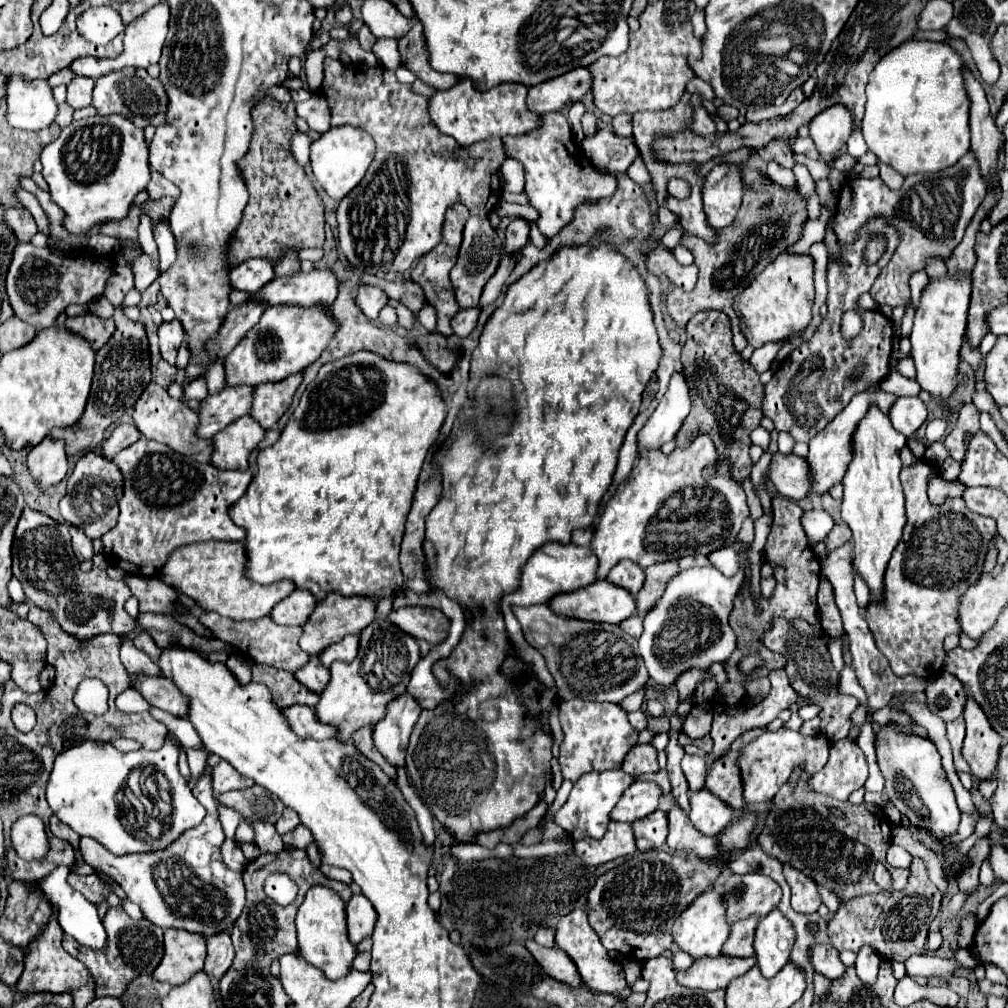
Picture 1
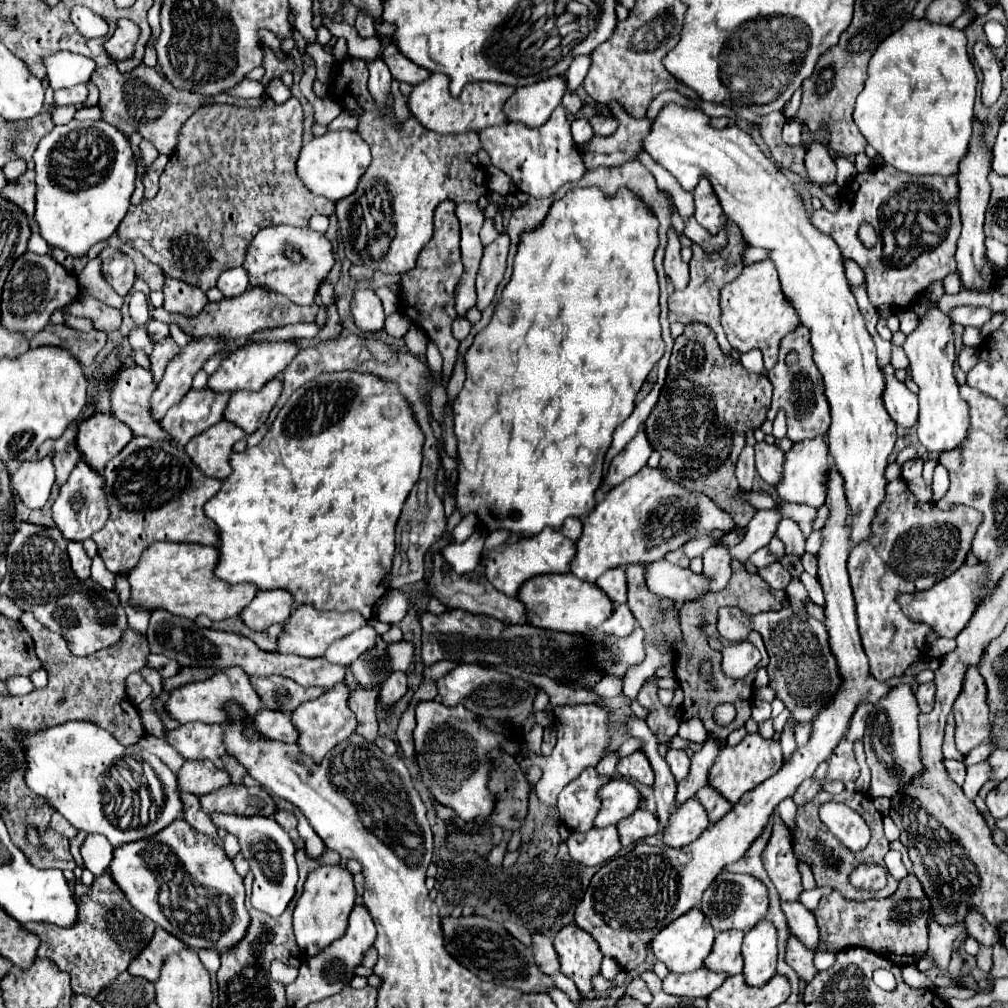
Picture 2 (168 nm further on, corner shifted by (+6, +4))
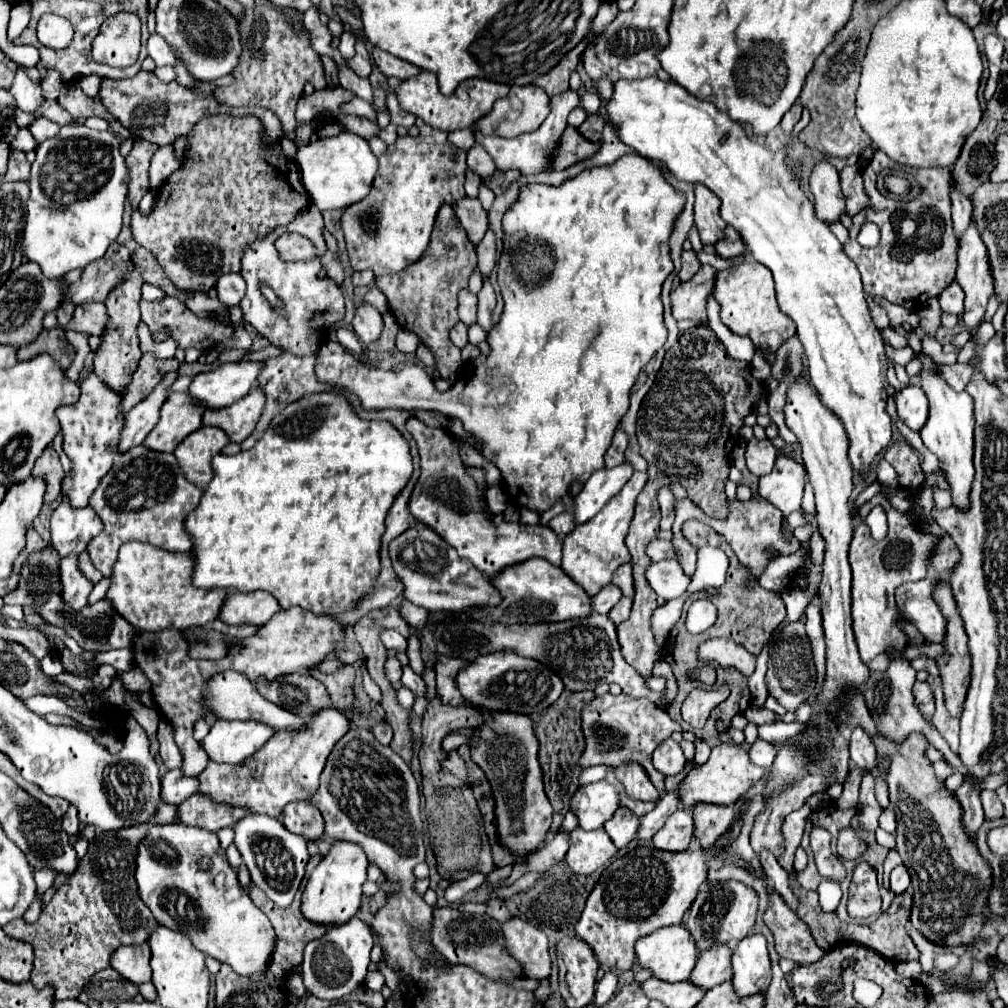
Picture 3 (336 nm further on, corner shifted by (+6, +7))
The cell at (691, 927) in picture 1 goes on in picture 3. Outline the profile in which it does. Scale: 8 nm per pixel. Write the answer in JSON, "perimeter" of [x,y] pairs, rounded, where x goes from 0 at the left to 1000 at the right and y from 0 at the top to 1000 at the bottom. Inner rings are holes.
{"perimeter":[[[679,917],[655,921],[655,923],[639,929],[631,935],[631,954],[635,956],[635,960],[645,962],[649,970],[659,972],[659,974],[683,972],[690,950],[692,950],[690,937],[688,937],[688,933],[687,933],[687,929]]]}

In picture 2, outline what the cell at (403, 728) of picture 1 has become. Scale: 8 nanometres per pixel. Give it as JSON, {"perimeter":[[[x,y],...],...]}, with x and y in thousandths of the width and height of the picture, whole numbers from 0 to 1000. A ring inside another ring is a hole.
{"perimeter":[[[393,666],[385,672],[385,676],[379,680],[377,684],[377,701],[381,707],[387,707],[389,699],[395,697],[401,689],[403,689],[405,682],[403,682],[403,670]]]}

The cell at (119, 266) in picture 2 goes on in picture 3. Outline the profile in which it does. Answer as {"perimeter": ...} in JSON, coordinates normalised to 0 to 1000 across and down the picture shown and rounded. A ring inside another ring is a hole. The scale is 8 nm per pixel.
{"perimeter":[[[117,240],[109,242],[107,250],[97,260],[91,260],[83,266],[79,280],[73,280],[65,286],[63,298],[67,296],[73,302],[103,300],[107,290],[123,276],[129,264],[129,250]]]}

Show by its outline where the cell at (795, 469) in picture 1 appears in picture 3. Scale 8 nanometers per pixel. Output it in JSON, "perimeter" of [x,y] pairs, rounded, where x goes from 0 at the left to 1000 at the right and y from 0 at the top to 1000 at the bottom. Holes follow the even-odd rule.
{"perimeter":[[[746,435],[740,442],[740,460],[742,460],[742,466],[750,472],[758,472],[762,470],[766,464],[768,464],[768,458],[770,458],[770,452],[772,452],[772,446],[766,442],[766,438],[760,435],[760,437],[750,437]]]}

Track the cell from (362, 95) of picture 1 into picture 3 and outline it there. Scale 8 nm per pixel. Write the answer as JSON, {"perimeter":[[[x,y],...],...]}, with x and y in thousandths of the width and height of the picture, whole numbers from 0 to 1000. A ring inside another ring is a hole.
{"perimeter":[[[417,117],[413,119],[413,125],[415,125],[415,135],[401,135],[401,137],[395,137],[391,141],[391,145],[385,145],[385,151],[379,153],[375,159],[377,159],[377,167],[375,167],[375,173],[371,177],[371,185],[367,188],[367,192],[359,198],[359,200],[353,200],[351,204],[345,204],[341,208],[341,214],[339,214],[339,228],[341,228],[341,234],[343,234],[343,244],[345,244],[345,252],[347,252],[347,262],[351,266],[351,270],[359,270],[359,268],[369,268],[373,274],[381,274],[381,272],[393,272],[393,270],[399,270],[403,264],[407,264],[409,260],[413,260],[419,250],[423,248],[425,244],[425,238],[427,238],[427,232],[429,232],[429,224],[431,224],[431,216],[437,208],[437,204],[440,200],[452,200],[456,196],[460,196],[460,169],[462,169],[462,151],[448,145],[444,141],[444,133],[438,131],[438,129],[431,129],[427,125],[423,125]]]}

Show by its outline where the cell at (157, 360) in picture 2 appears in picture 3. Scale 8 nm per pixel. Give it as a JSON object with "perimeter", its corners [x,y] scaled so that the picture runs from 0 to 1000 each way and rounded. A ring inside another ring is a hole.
{"perimeter":[[[143,351],[137,361],[137,367],[131,371],[129,383],[125,383],[125,387],[121,387],[119,391],[119,407],[127,409],[129,405],[133,405],[153,387],[153,383],[161,377],[165,369],[175,369],[175,367],[177,367],[175,355],[157,357],[151,351]]]}

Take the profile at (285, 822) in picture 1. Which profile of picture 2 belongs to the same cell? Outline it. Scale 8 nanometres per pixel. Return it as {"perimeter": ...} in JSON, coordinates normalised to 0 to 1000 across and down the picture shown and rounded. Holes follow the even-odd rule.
{"perimeter":[[[284,803],[274,805],[272,813],[274,813],[274,816],[276,816],[280,822],[284,822],[284,824],[290,824],[290,822],[294,820],[294,816],[296,816],[294,811],[292,811],[292,807],[290,807],[290,805],[284,805]]]}

